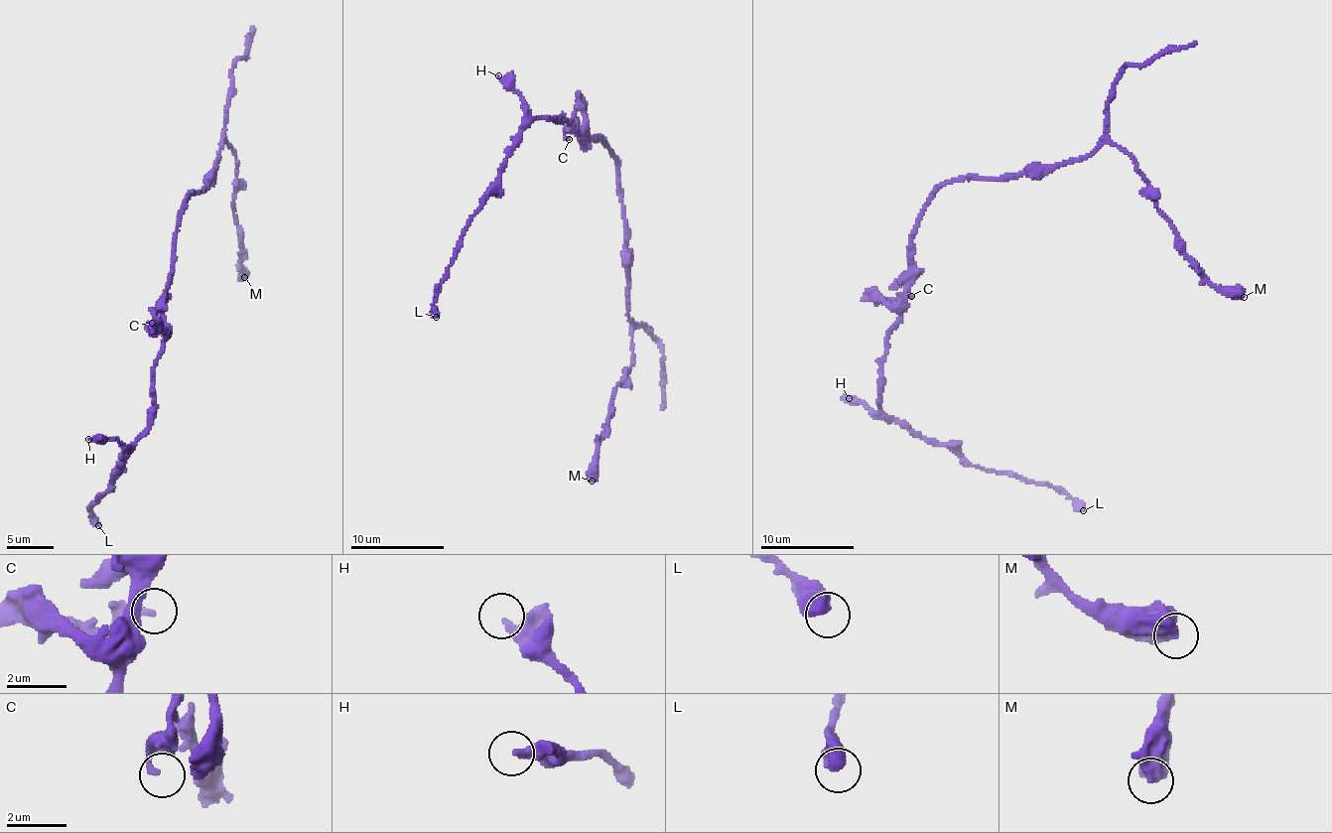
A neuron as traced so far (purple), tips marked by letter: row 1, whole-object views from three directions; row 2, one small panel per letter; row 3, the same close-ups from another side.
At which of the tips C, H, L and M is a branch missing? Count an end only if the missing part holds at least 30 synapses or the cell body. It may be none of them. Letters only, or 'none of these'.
none of these

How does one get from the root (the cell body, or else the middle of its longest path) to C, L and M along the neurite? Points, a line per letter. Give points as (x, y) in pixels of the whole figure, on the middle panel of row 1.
C: (604, 144), (599, 138), (582, 137), (587, 128), (580, 110), (564, 135), (569, 139)
L: (604, 144), (578, 139), (562, 119), (535, 119), (521, 132), (500, 186), (462, 236), (434, 304), (436, 317)
M: (604, 144), (618, 165), (633, 357), (629, 371), (612, 393), (599, 450), (597, 476), (592, 481)

